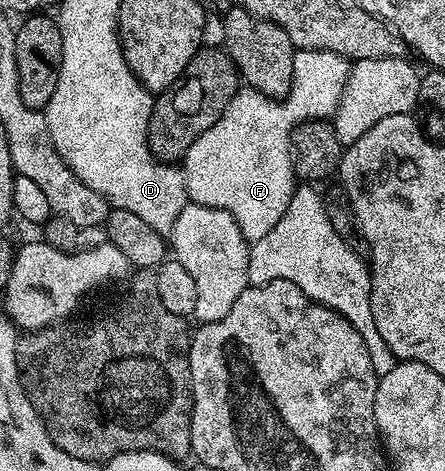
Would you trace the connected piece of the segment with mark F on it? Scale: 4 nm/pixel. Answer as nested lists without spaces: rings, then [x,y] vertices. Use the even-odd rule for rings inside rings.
[[[298,48],[293,53],[293,85],[282,100],[267,98],[248,86],[238,87],[219,122],[203,130],[187,150],[183,173],[188,199],[194,204],[227,210],[250,242],[268,234],[283,218],[287,202],[293,197],[293,129],[305,120],[332,117],[350,67],[350,61],[331,50]]]

